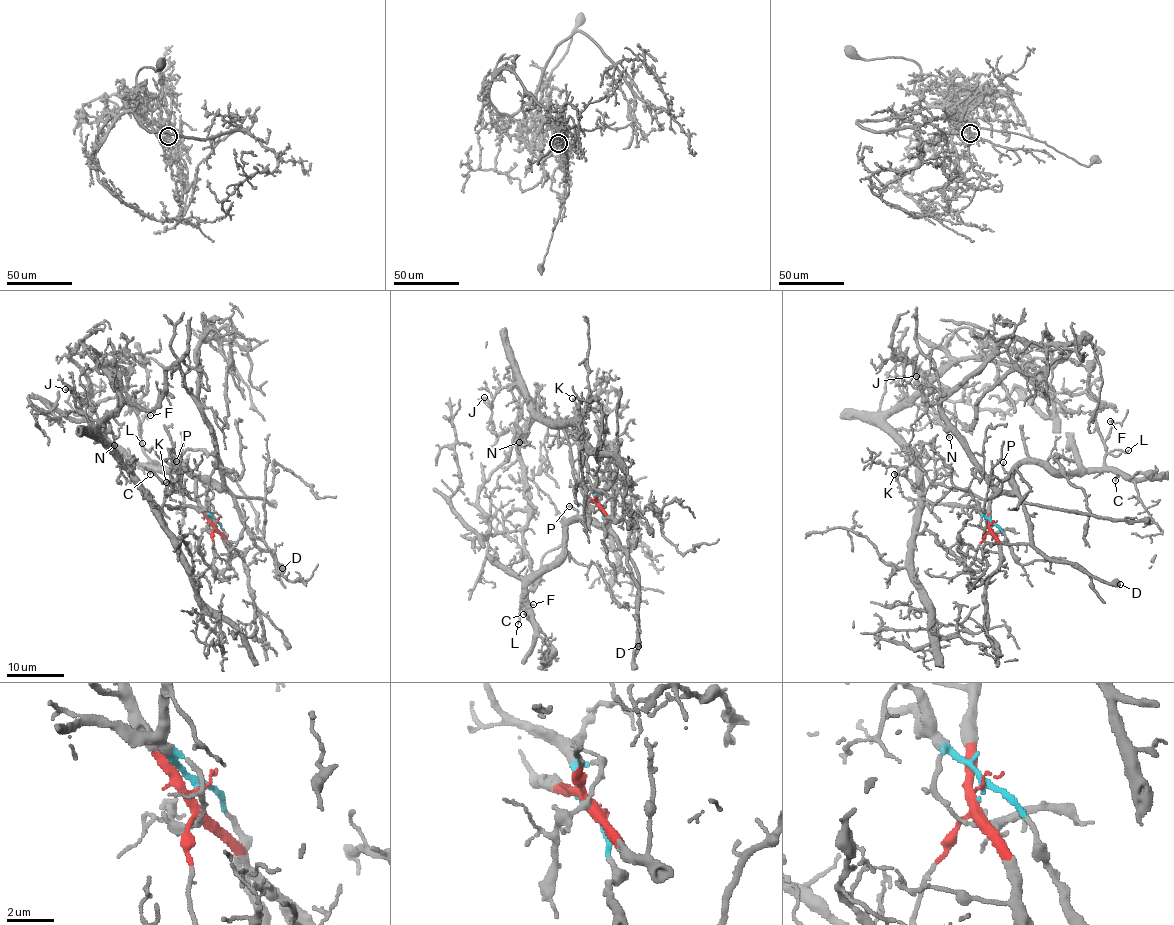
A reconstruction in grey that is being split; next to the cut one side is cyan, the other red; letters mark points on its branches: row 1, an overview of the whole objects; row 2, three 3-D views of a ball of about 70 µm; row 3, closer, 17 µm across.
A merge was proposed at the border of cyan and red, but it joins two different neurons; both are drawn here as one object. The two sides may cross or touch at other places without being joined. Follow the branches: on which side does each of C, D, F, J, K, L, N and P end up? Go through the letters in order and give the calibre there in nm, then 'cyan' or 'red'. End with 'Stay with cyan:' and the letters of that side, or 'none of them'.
C: calibre 100 nm; red
D: calibre 600 nm; red
F: calibre 90 nm; red
J: calibre 150 nm; cyan
K: calibre 160 nm; cyan
L: calibre 130 nm; red
N: calibre 120 nm; cyan
P: calibre 110 nm; red
Stay with cyan: J, K, N

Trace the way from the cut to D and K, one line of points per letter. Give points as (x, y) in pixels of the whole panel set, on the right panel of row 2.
D: (991, 529), (992, 489), (1007, 481), (1023, 502), (1035, 546), (1053, 560), (1078, 563), (1093, 576), (1120, 584)
K: (991, 527), (981, 511), (972, 506), (931, 503), (923, 498), (922, 490), (903, 476), (894, 474)

